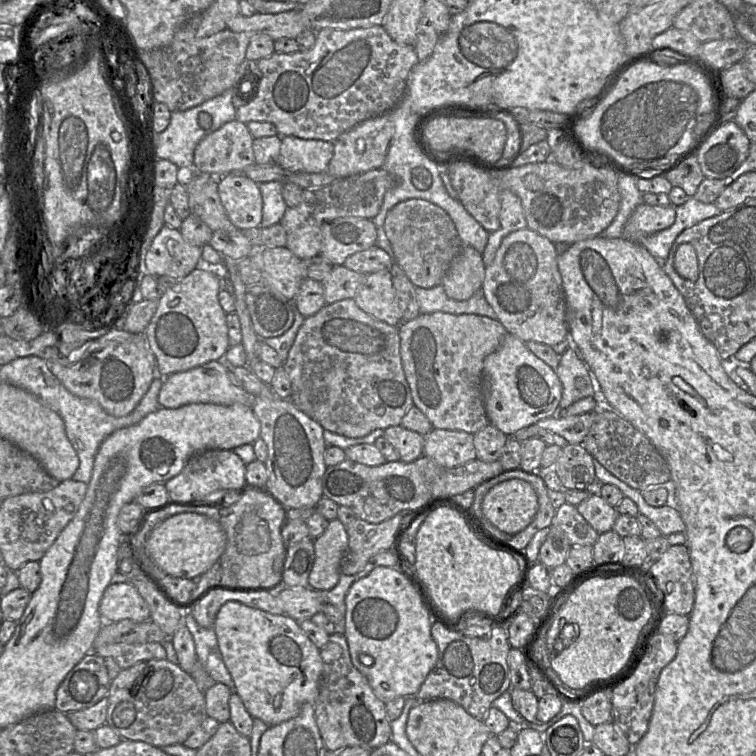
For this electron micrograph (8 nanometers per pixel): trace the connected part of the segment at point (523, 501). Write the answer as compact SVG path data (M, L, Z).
M510 479L490 489L482 501L485 518L509 535L523 531L539 508L533 487L522 479Z

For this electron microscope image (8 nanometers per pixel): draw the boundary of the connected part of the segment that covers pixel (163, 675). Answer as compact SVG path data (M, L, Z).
M166 659L143 661L121 670L118 676L111 681L107 698L109 706L106 724L122 739L143 741L155 747L183 744L208 717L204 693L200 692L191 675L183 671L179 665Z

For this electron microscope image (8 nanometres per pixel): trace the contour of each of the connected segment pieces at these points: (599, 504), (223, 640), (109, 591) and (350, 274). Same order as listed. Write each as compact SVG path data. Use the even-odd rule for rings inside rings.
M592 493L576 508L599 534L612 530L619 515L616 508L609 505L598 493Z
M229 601L220 608L213 629L237 695L253 718L262 720L268 726L274 726L296 717L301 712L303 704L315 703L323 669L320 649L306 636L296 620L288 615L273 615L237 601Z
M112 582L104 591L99 605L104 622L150 620L150 609L131 582Z
M334 266L327 278L322 281L326 304L344 299L353 299L368 274L357 273L345 266Z

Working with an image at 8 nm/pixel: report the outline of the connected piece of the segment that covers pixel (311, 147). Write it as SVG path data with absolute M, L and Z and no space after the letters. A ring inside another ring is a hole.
M284 136L281 137L280 154L276 164L294 172L327 172L333 151L332 141Z

